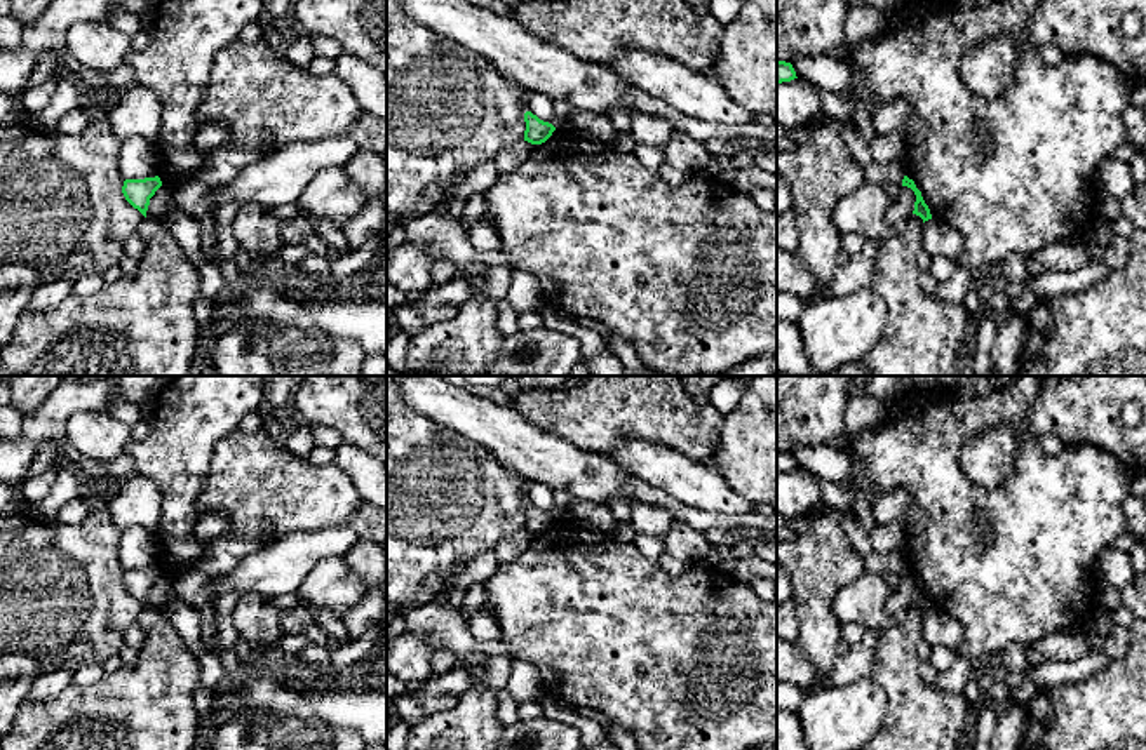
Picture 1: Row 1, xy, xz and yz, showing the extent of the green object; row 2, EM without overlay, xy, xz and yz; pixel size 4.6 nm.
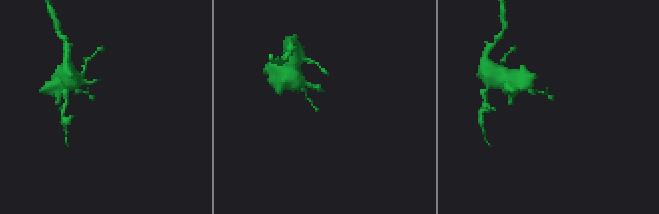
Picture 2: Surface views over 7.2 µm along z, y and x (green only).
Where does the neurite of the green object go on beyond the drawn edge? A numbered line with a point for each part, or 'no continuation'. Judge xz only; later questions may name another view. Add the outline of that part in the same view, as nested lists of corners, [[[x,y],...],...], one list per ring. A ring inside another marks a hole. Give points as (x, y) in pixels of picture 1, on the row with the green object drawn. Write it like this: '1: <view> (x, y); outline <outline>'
no continuation

